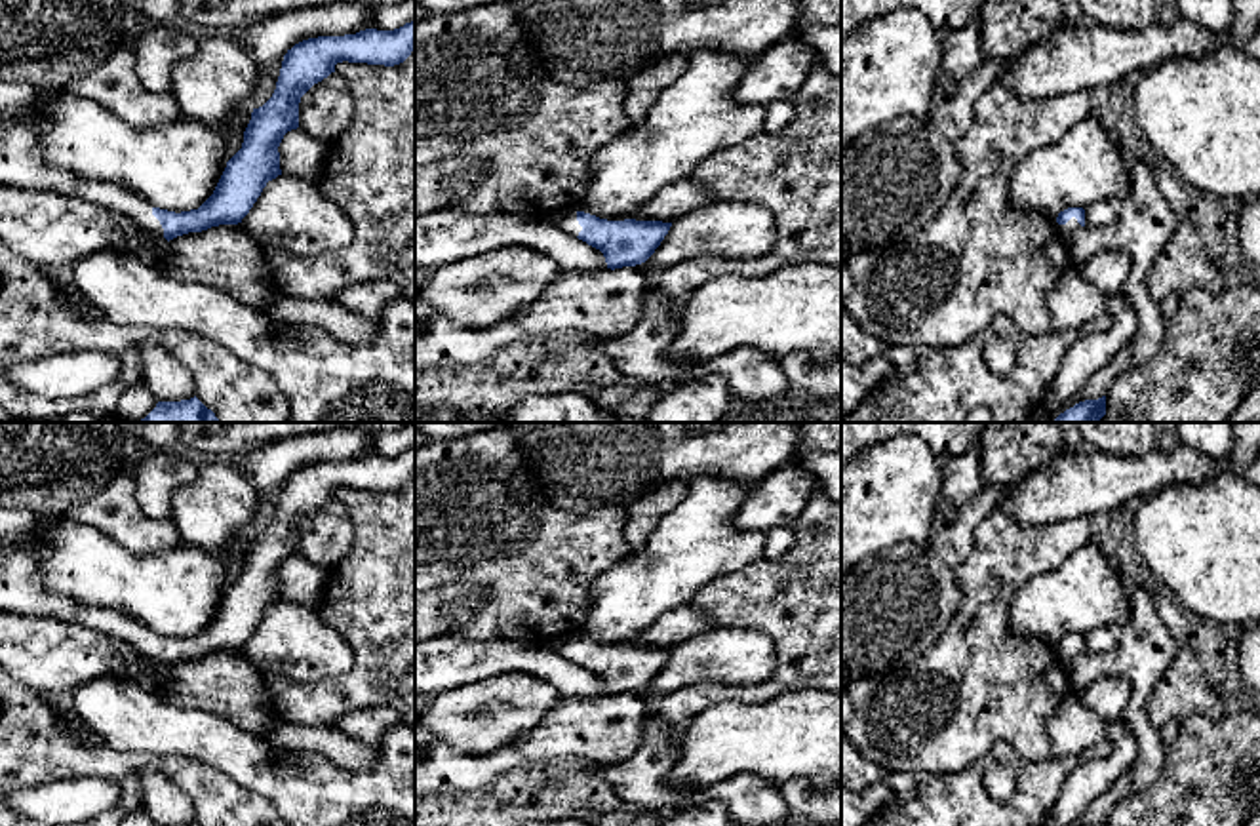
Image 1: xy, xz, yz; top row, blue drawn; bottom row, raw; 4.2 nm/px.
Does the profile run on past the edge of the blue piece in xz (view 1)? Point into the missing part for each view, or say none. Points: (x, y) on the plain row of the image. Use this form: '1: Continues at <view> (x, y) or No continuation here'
1: Continues at xz (568, 648)

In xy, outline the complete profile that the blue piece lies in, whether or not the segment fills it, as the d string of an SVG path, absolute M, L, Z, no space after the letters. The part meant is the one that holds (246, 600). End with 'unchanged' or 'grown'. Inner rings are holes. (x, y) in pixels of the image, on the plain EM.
M415 447L394 457L365 455L356 461L318 462L295 470L284 482L272 523L263 533L253 535L251 546L244 558L242 575L226 588L213 620L198 636L181 639L154 634L139 620L112 609L78 605L69 596L49 592L44 580L42 546L36 541L46 520L30 510L0 506L0 611L61 620L112 636L131 643L141 659L164 662L167 668L219 651L238 651L249 639L266 609L282 601L278 573L287 558L299 554L299 529L305 520L335 499L337 489L348 487L394 493L404 489L413 476Z | grown

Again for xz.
M563 638L544 647L600 676L611 697L645 689L672 653L662 647L607 647L584 638Z | grown

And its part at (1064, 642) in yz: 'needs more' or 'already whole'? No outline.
needs more

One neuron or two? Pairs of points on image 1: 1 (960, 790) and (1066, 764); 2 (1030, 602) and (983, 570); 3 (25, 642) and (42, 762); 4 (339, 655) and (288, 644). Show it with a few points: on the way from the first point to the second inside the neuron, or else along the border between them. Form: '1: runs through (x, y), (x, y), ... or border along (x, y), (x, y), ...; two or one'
1: runs through (986, 806), (1021, 806), (1040, 786); one
2: border along (1053, 566), (1034, 571), (1017, 590), (1015, 636); two
3: border along (19, 682), (29, 689); two
4: runs through (326, 653), (301, 648); one

